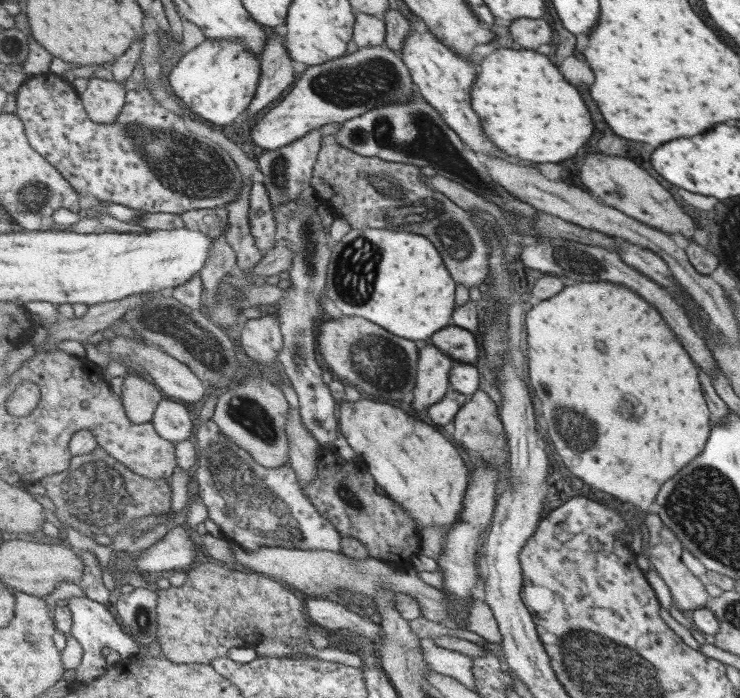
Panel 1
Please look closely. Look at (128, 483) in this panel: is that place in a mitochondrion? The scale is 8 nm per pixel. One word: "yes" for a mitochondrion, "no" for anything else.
yes

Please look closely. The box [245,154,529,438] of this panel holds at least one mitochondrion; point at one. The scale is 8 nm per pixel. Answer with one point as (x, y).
(401, 200)

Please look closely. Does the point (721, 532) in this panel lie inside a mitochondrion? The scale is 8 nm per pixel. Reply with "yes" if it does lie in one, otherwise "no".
yes

